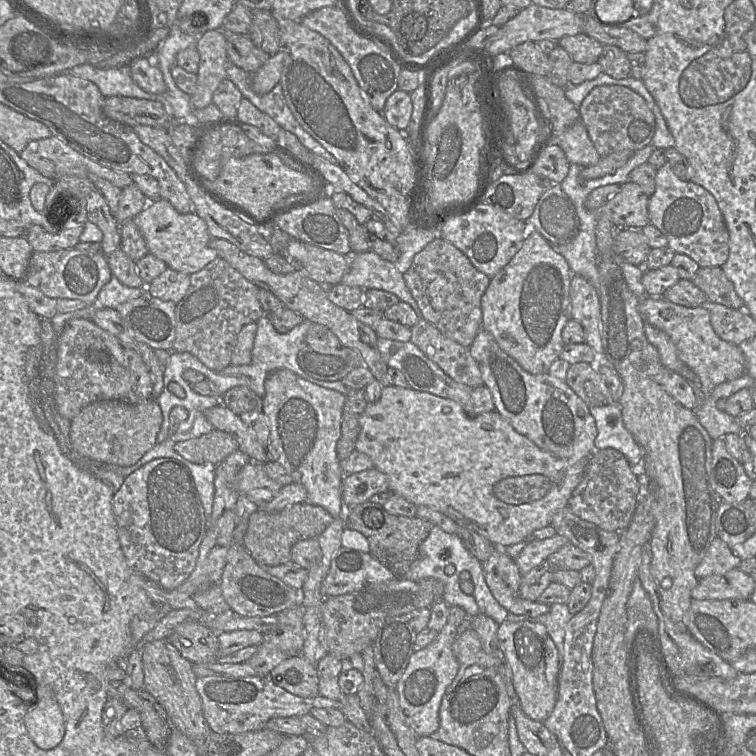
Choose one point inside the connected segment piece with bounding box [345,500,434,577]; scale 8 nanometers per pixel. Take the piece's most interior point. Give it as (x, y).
(394, 540)

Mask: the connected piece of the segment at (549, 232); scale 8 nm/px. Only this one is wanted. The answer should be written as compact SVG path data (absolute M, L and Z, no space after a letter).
M554 184L543 192L533 214L526 221L532 223L551 245L567 245L580 232L580 218L561 184Z

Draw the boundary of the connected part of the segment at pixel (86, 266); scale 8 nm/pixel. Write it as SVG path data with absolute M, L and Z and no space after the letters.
M76 248L52 252L33 252L25 280L51 298L82 300L91 305L101 288L111 279L112 272L103 253L90 253Z

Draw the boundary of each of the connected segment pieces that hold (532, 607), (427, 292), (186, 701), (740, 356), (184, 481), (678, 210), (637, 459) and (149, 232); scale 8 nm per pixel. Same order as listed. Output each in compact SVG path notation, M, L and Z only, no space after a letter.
M496 547L492 555L481 563L493 596L508 612L534 618L549 611L549 605L520 597L523 575L505 548Z
M442 238L434 239L417 253L403 277L423 318L443 335L470 347L483 329L481 297L491 278L478 271L464 253Z
M168 638L155 640L142 647L145 690L166 709L173 727L193 742L207 738L212 730L204 716L202 699L196 689L194 665L184 658Z
M662 296L641 298L638 311L653 327L665 332L673 342L678 358L698 377L698 403L719 384L737 379L747 373L746 358L739 346L720 338L710 322L710 313L699 306L687 308L674 304Z
M158 458L131 473L114 493L113 513L121 548L131 569L169 590L177 589L188 579L208 530L208 518L191 471L184 463L174 458Z
M667 161L656 174L656 190L648 203L650 223L659 229L668 240L668 247L675 253L685 254L700 267L721 267L729 256L729 232L714 196L702 186L681 180Z
M618 403L588 407L597 428L595 449L616 449L640 473L642 450L625 428Z
M163 198L149 201L133 221L143 236L149 253L164 261L168 268L191 275L218 257L217 251L209 246L211 236L206 222L196 213L179 213Z

